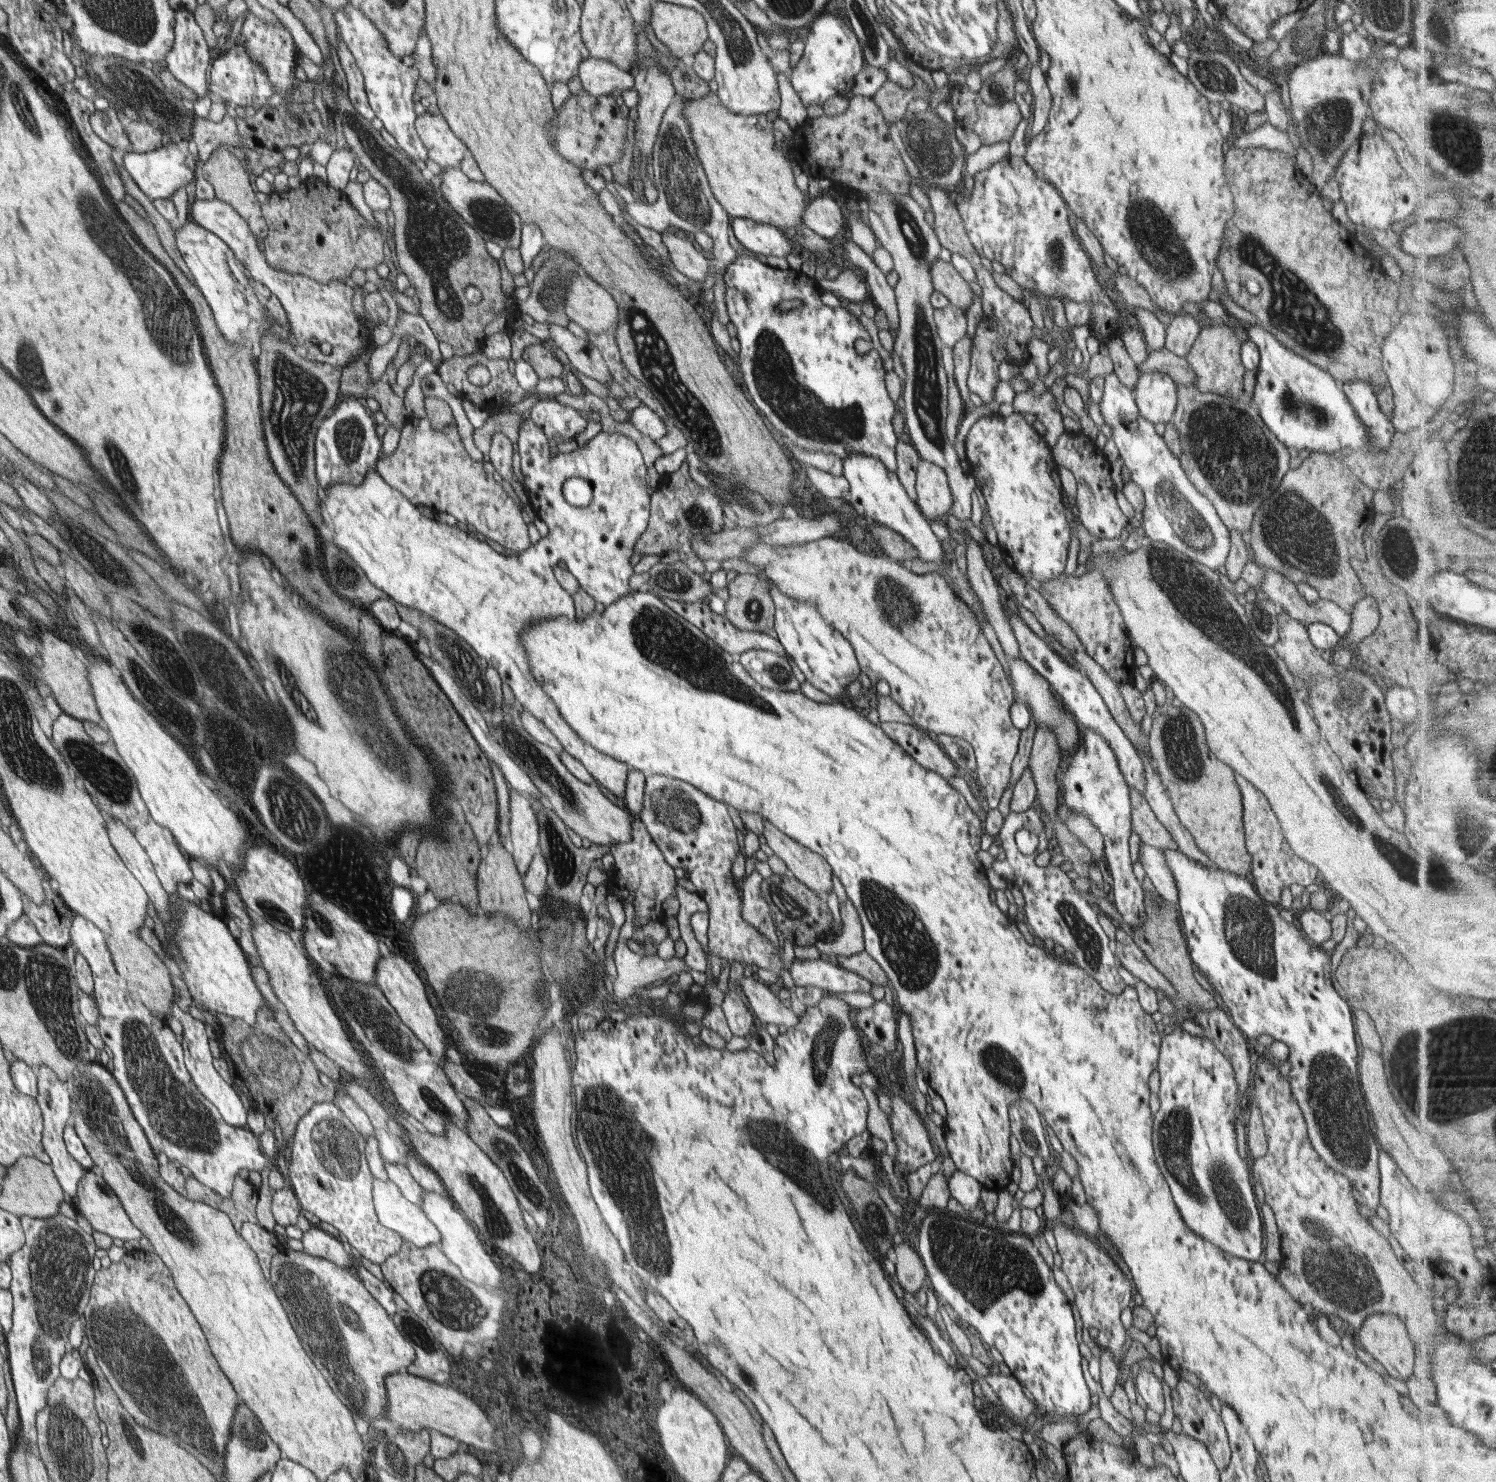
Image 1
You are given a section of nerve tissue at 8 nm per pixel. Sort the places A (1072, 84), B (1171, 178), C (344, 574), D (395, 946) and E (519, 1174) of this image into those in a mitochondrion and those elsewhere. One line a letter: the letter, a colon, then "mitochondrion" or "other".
A: mitochondrion
B: other
C: mitochondrion
D: other
E: mitochondrion

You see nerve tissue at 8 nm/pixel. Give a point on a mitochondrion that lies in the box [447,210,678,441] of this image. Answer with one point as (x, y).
(551, 293)

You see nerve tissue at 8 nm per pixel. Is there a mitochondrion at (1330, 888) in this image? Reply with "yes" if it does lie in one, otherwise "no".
no

